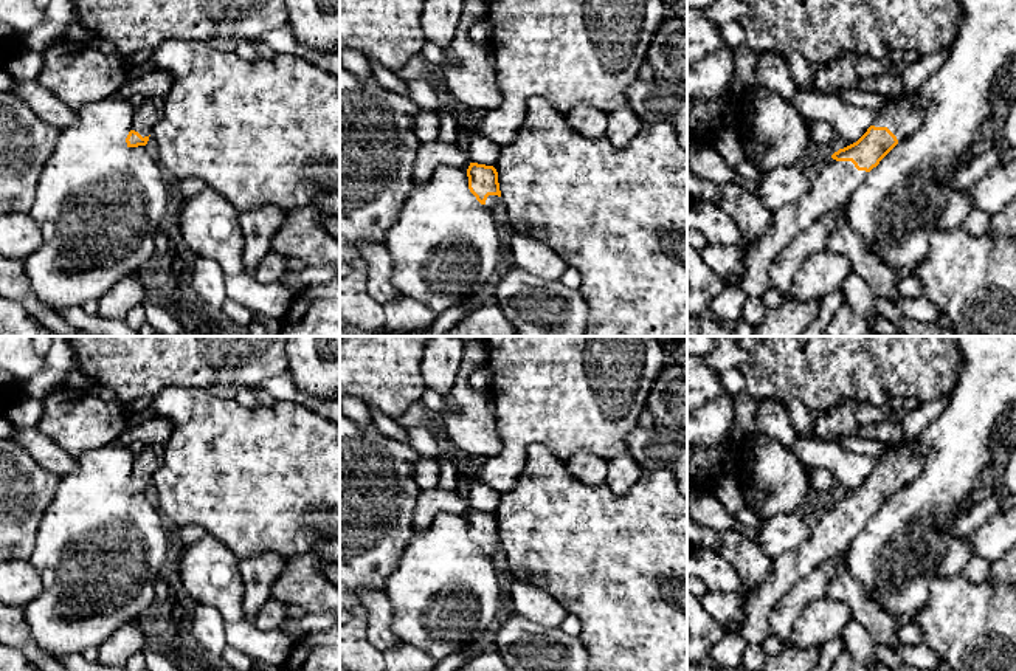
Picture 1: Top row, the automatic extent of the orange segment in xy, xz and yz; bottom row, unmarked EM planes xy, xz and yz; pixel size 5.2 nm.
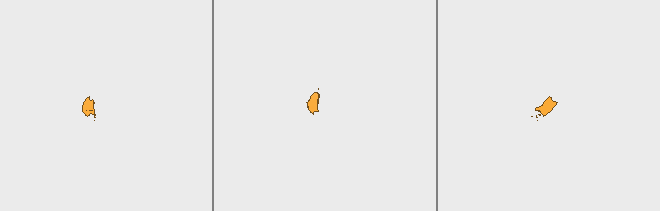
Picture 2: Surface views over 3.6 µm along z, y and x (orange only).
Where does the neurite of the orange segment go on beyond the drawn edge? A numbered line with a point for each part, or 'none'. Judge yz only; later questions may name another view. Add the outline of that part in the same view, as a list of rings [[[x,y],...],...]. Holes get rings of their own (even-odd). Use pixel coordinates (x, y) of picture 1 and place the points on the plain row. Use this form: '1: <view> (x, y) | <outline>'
1: yz (905, 464) | [[[914,439],[901,445],[897,451],[879,457],[872,473],[887,474],[900,490],[920,474],[923,470],[923,454],[928,451],[929,446]]]
2: yz (836, 527) | [[[831,504],[821,511],[811,538],[800,547],[772,559],[768,581],[754,594],[745,594],[745,620],[737,626],[723,626],[724,632],[741,637],[746,645],[762,645],[769,632],[769,611],[800,580],[833,555],[845,553],[852,539],[869,519],[858,518],[852,508]]]

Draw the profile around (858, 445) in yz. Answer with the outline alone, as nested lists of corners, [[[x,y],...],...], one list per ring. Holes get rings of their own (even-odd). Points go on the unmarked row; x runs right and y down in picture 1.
[[[847,437],[847,439],[835,439],[835,443],[841,445],[844,449],[856,454],[881,457],[886,451],[886,443],[875,442],[861,437]]]

